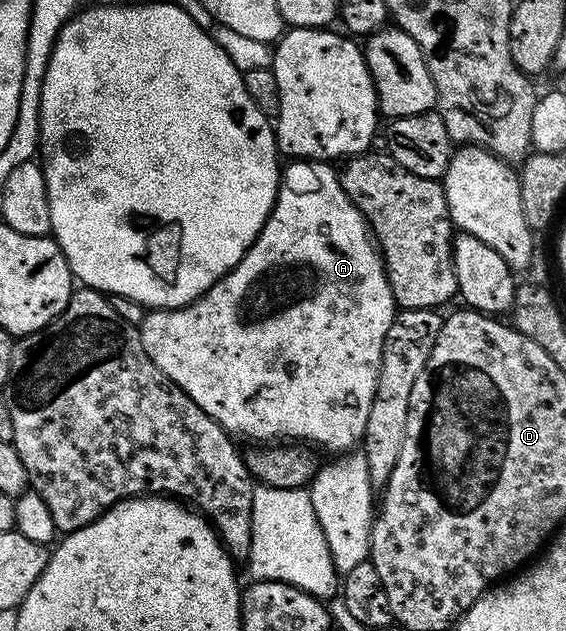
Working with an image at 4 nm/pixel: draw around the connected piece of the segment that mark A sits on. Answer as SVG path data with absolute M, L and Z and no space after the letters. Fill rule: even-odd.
M291 161L288 163L291 164L288 167L286 164L279 176L279 192L275 198L271 216L267 218L265 225L261 229L261 233L251 242L250 249L243 254L241 261L237 261L237 265L233 270L222 275L200 299L195 299L189 306L148 310L144 314L143 322L138 324L139 336L145 345L145 353L149 353L153 365L157 365L157 369L161 369L161 373L165 373L165 377L172 379L186 395L193 397L193 401L197 401L197 405L201 405L201 409L205 409L205 413L209 413L209 417L213 417L213 421L220 423L232 436L240 437L239 435L244 435L247 439L255 439L251 441L298 441L303 445L314 445L316 448L324 447L327 451L335 451L331 453L346 453L362 440L365 433L365 425L369 421L369 409L373 405L373 393L377 389L377 377L381 369L381 349L385 345L385 333L389 333L389 325L393 325L397 308L395 298L391 292L391 286L387 280L387 268L383 266L382 254L377 250L377 244L366 221L363 220L363 214L355 208L353 201L349 201L345 189L341 189L336 168L331 168L334 166L327 161Z

